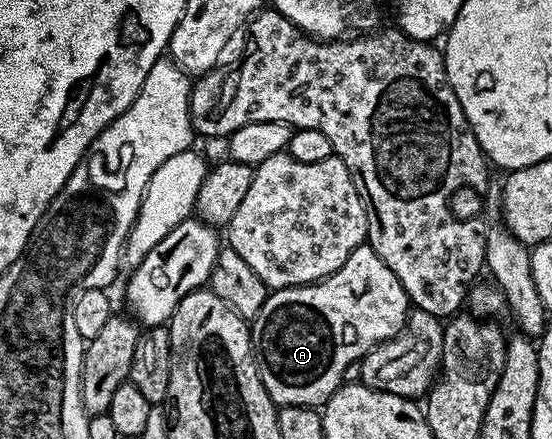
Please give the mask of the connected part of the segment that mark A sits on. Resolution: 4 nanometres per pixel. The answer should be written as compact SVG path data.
M368 244L355 248L355 252L351 252L347 264L343 264L343 268L339 268L339 272L327 276L323 282L312 282L309 286L296 286L295 288L283 288L282 290L272 291L272 293L266 297L263 308L259 308L259 312L251 320L253 356L257 360L257 371L263 380L263 384L267 388L267 392L271 396L271 400L278 407L324 407L325 402L335 393L335 391L337 391L338 386L345 382L347 364L360 362L369 351L376 348L381 342L391 340L396 334L400 334L405 328L405 321L409 318L410 313L411 303L407 296L407 292L403 288L403 284L395 276L395 272L391 272L391 268L387 268L387 264L383 264L383 260L379 260L379 256L374 254L372 248L370 248Z

